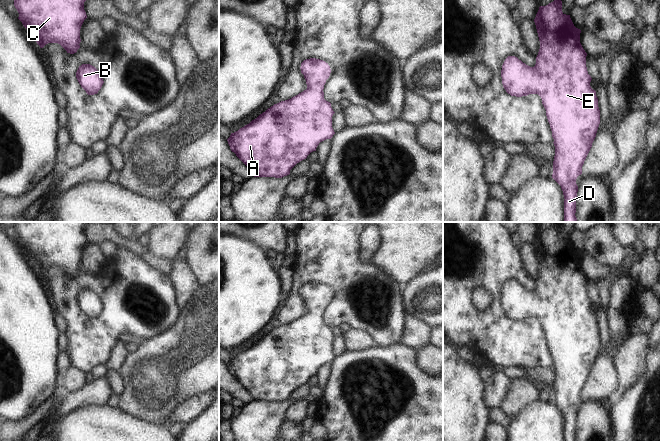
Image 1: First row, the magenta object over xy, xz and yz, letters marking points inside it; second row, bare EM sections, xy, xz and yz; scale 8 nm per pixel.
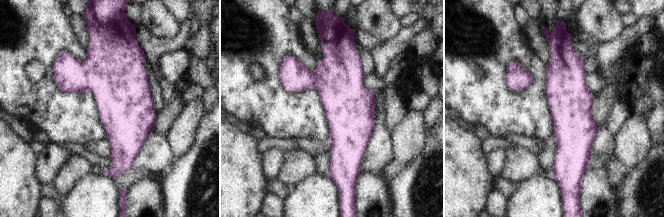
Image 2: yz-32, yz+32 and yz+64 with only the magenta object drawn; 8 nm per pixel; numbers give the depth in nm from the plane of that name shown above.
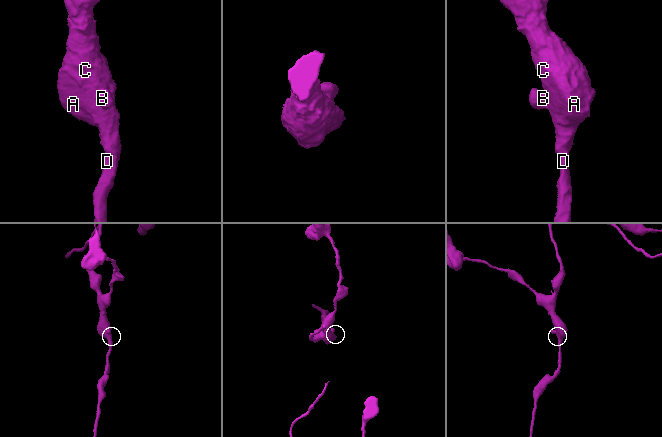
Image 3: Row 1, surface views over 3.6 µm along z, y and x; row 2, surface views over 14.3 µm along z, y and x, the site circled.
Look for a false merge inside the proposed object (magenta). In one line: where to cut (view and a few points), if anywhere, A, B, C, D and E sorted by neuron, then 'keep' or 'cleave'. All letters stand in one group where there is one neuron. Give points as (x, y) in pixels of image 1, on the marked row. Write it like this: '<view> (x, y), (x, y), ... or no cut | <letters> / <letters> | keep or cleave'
no cut | A B C D E | keep

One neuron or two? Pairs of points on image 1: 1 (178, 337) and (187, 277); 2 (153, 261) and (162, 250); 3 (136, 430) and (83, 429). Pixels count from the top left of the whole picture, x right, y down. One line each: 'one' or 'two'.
1: two
2: two
3: one

